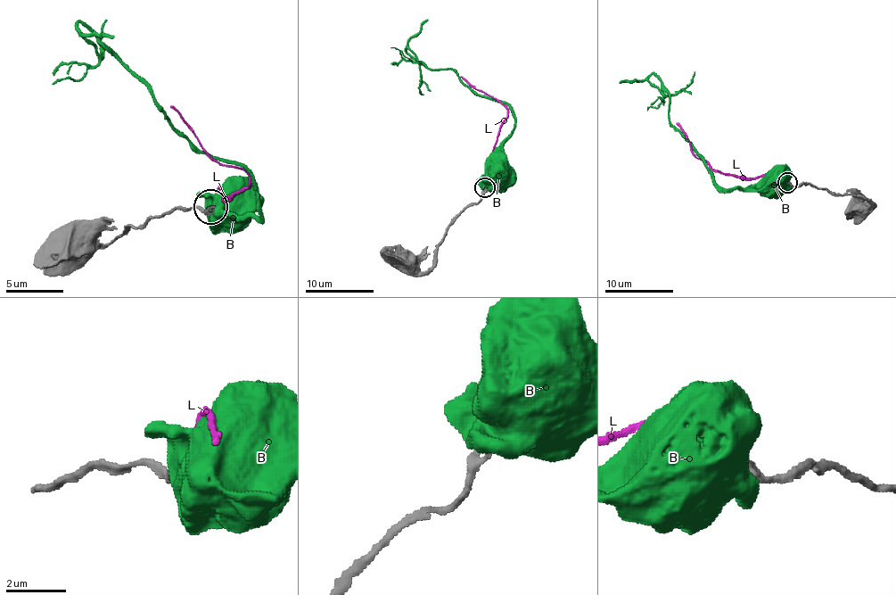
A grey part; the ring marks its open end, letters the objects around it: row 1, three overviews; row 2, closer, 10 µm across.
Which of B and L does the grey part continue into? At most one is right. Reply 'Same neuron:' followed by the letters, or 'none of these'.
Same neuron: L

